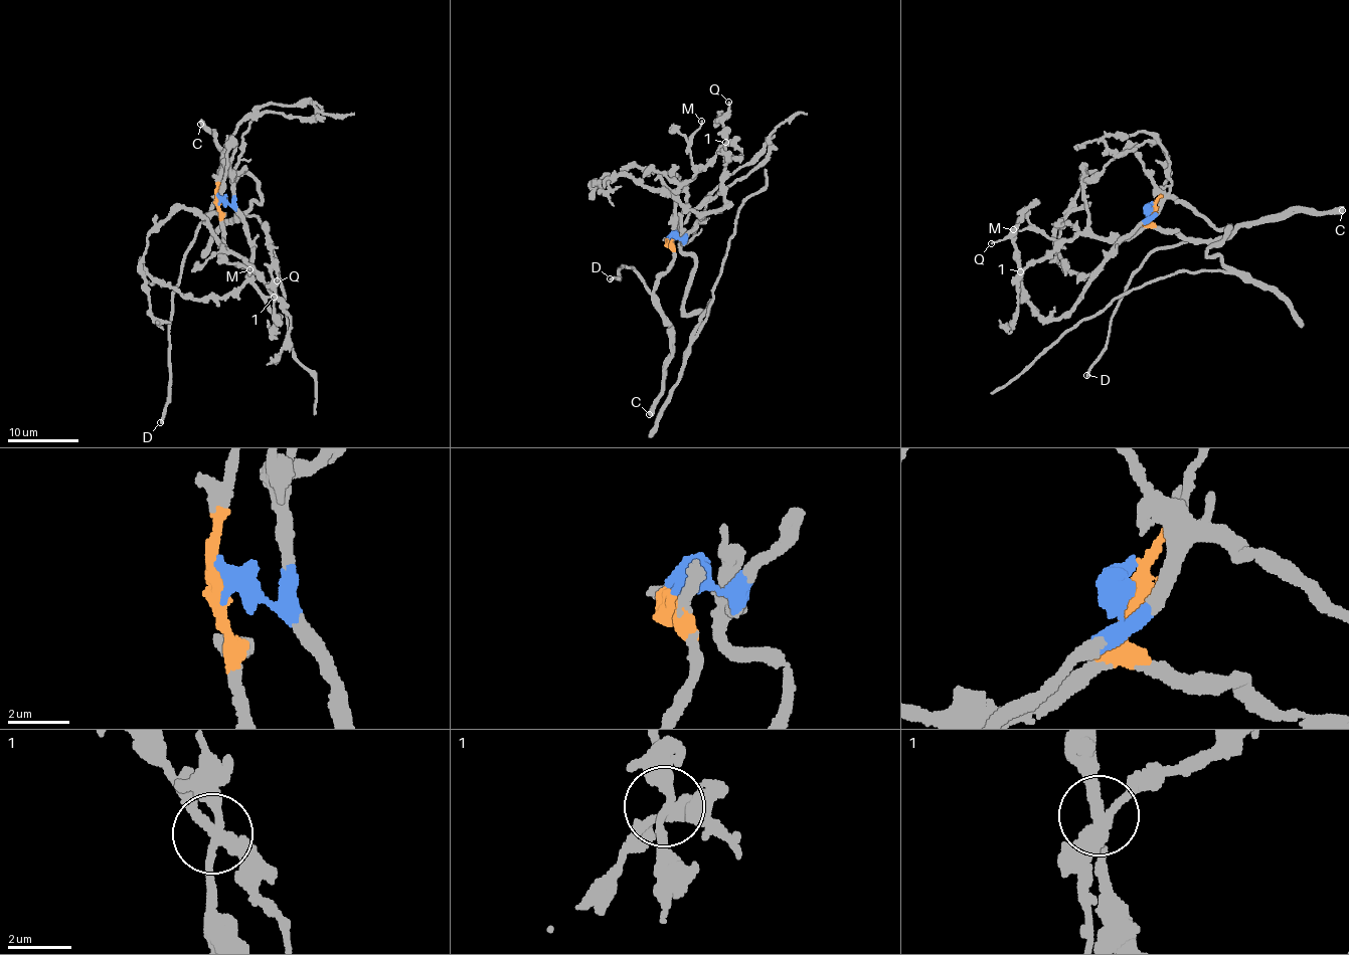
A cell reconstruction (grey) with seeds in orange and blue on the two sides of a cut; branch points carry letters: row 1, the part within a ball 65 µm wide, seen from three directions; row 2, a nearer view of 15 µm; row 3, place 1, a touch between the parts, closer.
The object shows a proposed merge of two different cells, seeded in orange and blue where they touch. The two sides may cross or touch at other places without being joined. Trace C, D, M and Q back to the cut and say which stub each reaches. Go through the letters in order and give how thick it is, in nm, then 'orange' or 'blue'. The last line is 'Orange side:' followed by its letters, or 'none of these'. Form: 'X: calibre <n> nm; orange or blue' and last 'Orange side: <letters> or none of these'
C: calibre 600 nm; orange
D: calibre 240 nm; orange
M: calibre 120 nm; orange
Q: calibre 110 nm; blue
Orange side: C, D, M

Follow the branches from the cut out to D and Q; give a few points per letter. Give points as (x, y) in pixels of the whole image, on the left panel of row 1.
D: (217, 201), (223, 213), (219, 212), (202, 222), (173, 293), (169, 400), (160, 422)
Q: (219, 201), (228, 203), (244, 224), (251, 280), (274, 317), (274, 334), (275, 269), (277, 281)

